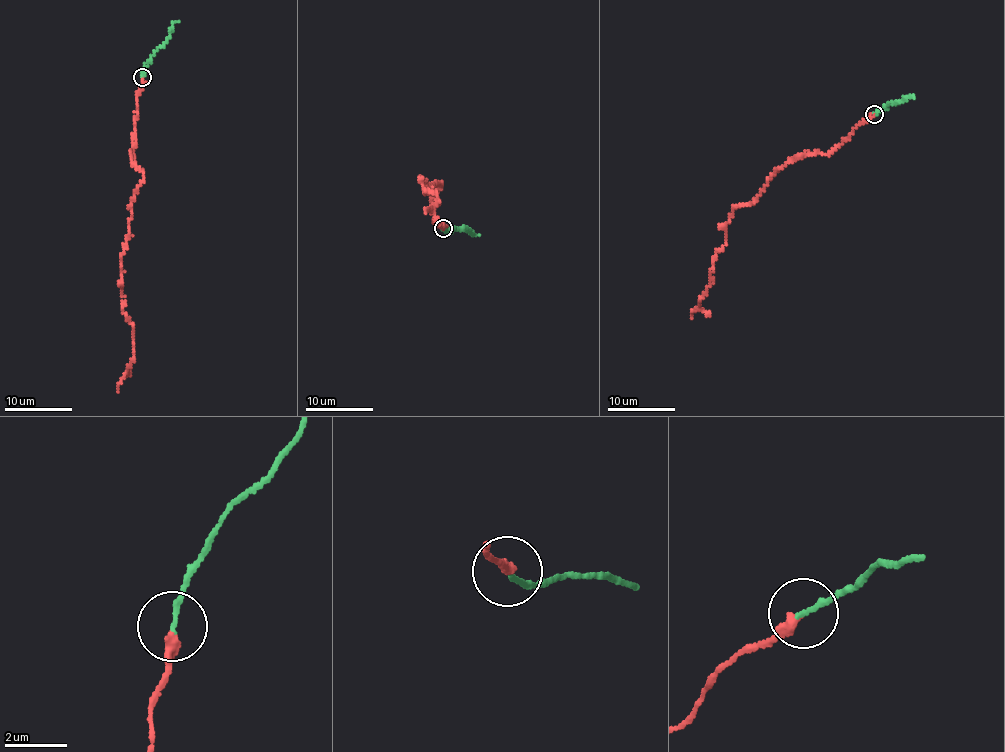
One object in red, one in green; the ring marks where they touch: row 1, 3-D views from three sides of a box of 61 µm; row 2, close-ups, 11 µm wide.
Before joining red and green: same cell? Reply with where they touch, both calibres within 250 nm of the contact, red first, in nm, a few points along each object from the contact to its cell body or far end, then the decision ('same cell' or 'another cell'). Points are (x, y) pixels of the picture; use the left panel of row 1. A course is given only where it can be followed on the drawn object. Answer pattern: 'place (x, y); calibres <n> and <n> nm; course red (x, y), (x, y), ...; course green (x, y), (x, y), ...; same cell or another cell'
place (142, 77); calibres 300 and 180 nm; course red (143, 77), (132, 148), (143, 180), (130, 206), (121, 258), (121, 294), (132, 326), (133, 358), (117, 392); course green (143, 77), (148, 60), (161, 48), (170, 28), (178, 21); another cell

